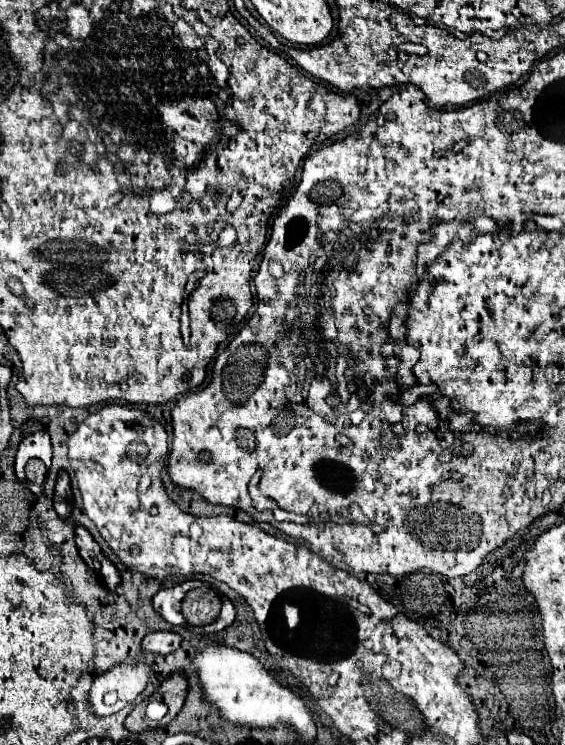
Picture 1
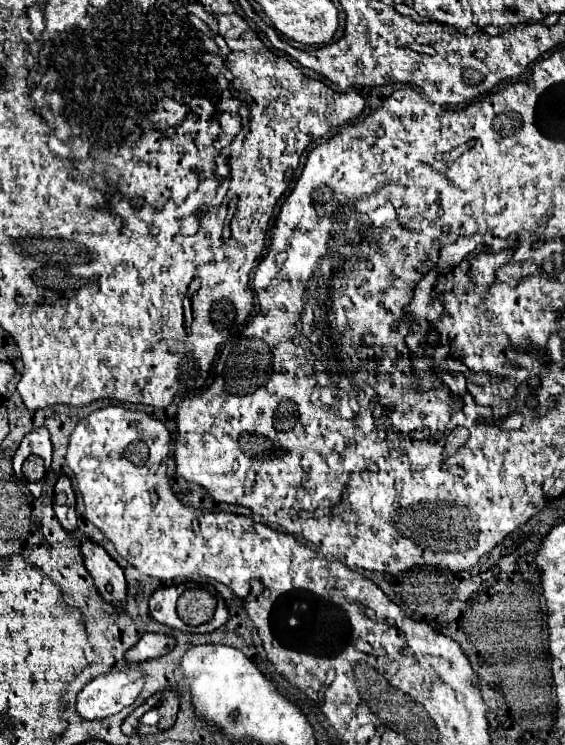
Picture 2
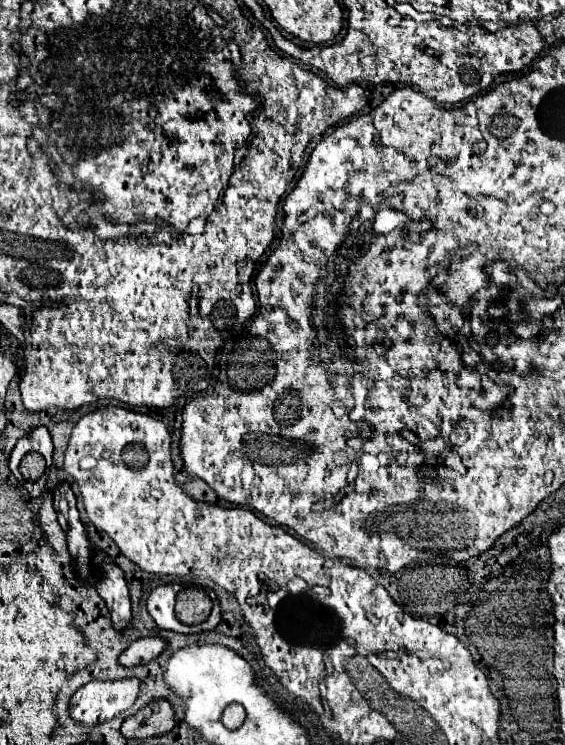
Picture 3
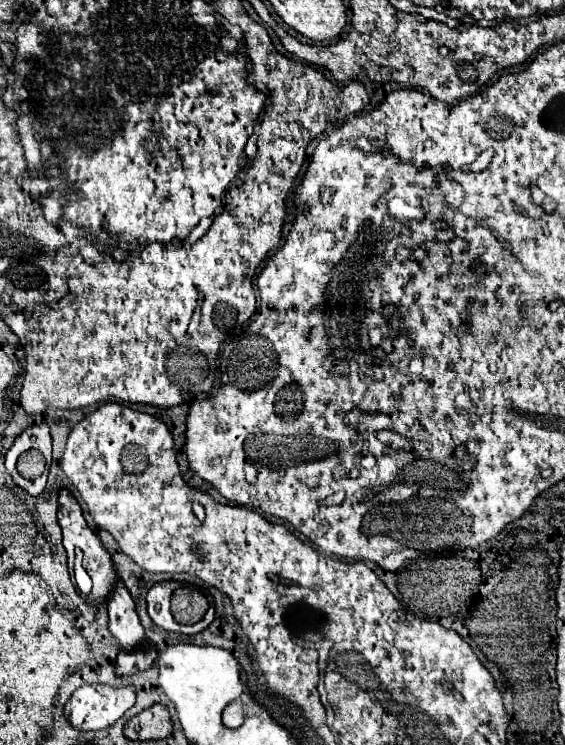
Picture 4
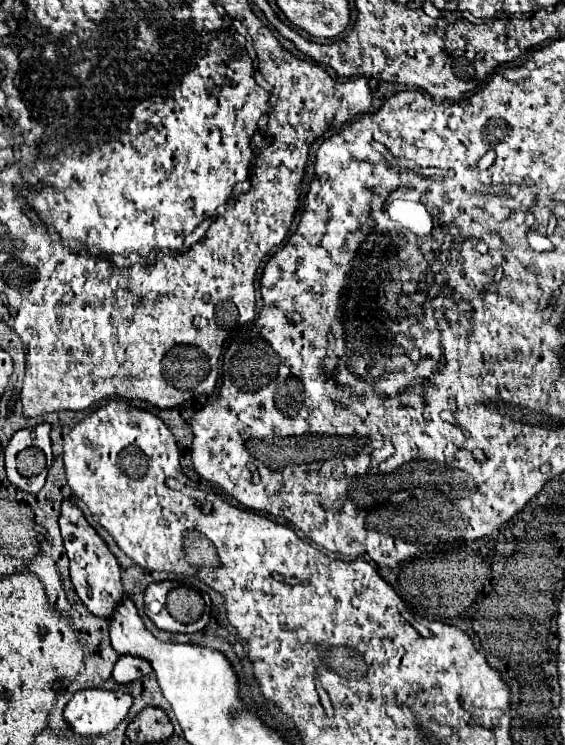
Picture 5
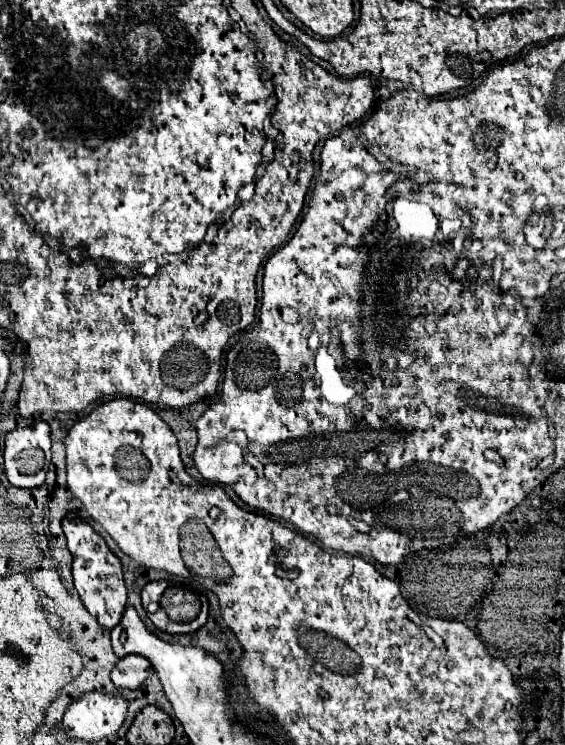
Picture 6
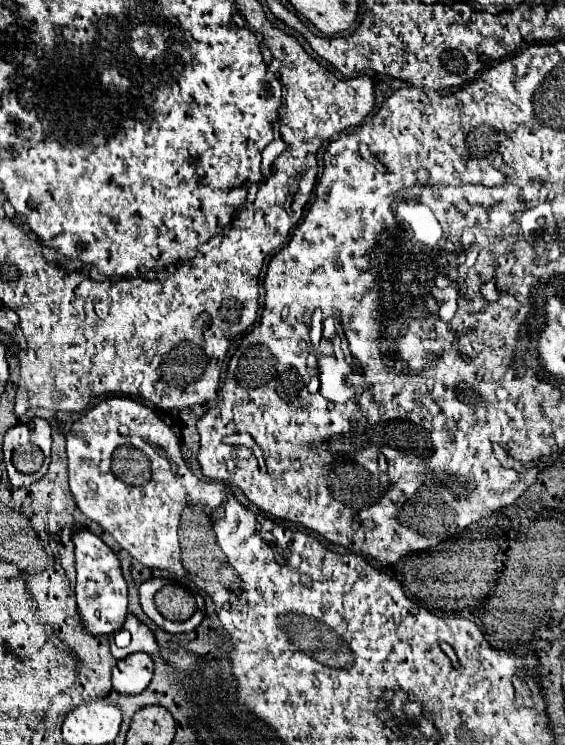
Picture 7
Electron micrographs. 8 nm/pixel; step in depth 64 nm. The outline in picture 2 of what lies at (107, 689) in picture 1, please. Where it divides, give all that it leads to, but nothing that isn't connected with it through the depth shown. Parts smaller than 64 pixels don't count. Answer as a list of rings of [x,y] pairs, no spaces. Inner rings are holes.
[[[116,672],[88,682],[76,696],[76,712],[84,720],[100,720],[130,706],[144,686],[142,672]]]

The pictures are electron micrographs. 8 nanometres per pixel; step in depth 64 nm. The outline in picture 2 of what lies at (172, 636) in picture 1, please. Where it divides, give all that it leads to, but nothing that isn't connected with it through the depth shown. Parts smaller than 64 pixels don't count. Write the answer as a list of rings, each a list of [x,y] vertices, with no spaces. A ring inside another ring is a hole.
[[[144,634],[134,648],[126,652],[128,662],[144,662],[150,658],[158,658],[174,648],[174,638],[164,634]]]

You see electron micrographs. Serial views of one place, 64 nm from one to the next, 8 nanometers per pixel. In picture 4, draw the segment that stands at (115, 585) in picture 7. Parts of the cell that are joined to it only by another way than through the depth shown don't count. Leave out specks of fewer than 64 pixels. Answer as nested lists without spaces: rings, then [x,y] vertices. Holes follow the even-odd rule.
[[[62,490],[58,502],[60,502],[60,506],[58,506],[58,522],[60,522],[62,534],[64,534],[64,548],[66,548],[66,552],[68,552],[70,576],[74,576],[74,558],[76,558],[76,552],[82,552],[82,566],[84,566],[84,570],[90,574],[90,578],[92,578],[92,582],[94,582],[92,594],[90,594],[90,596],[82,596],[82,598],[84,598],[88,604],[92,604],[92,606],[104,604],[104,602],[108,600],[108,596],[112,594],[112,588],[116,588],[116,580],[118,580],[114,560],[112,560],[110,552],[104,550],[104,544],[102,544],[102,540],[96,536],[96,532],[86,524],[84,514],[82,514],[80,504],[76,502],[76,498],[74,498],[68,490]]]

